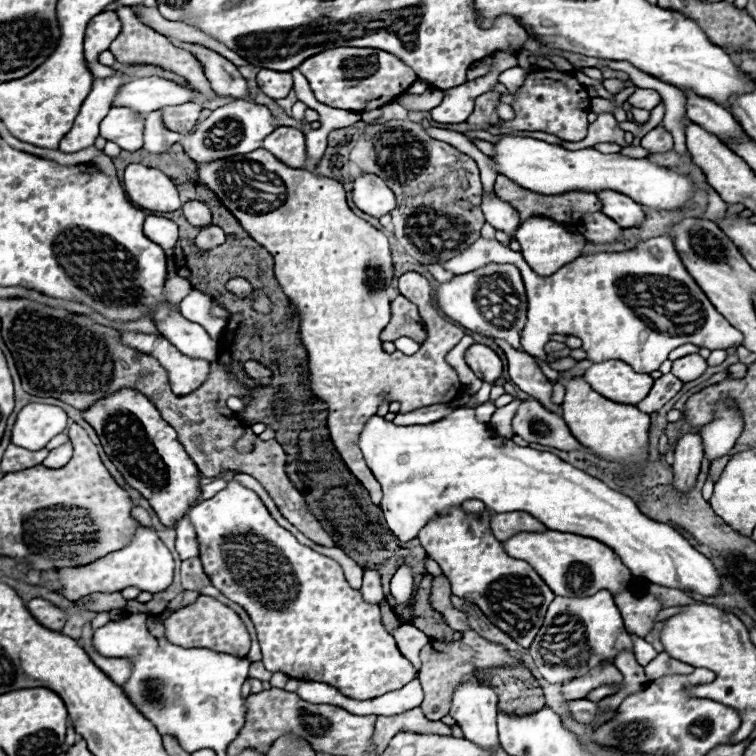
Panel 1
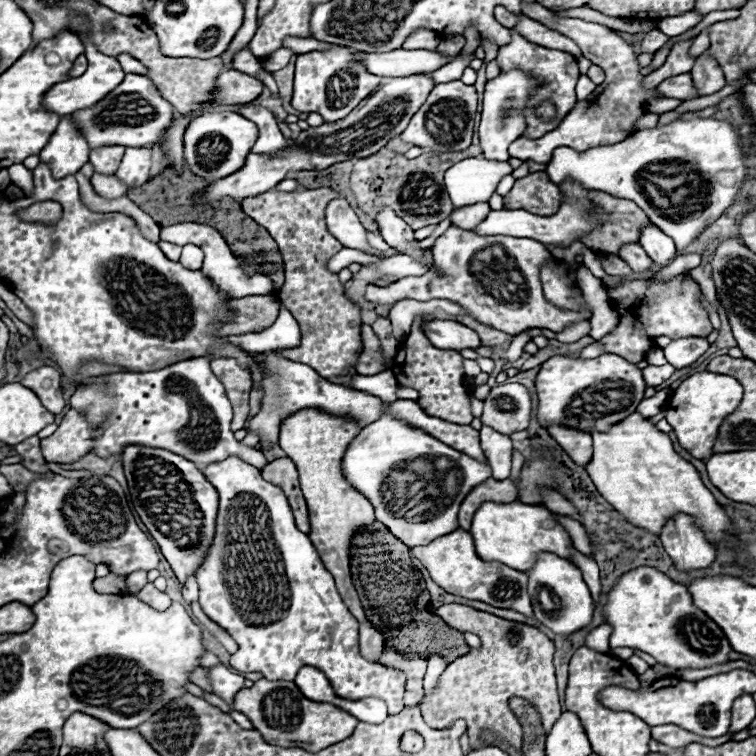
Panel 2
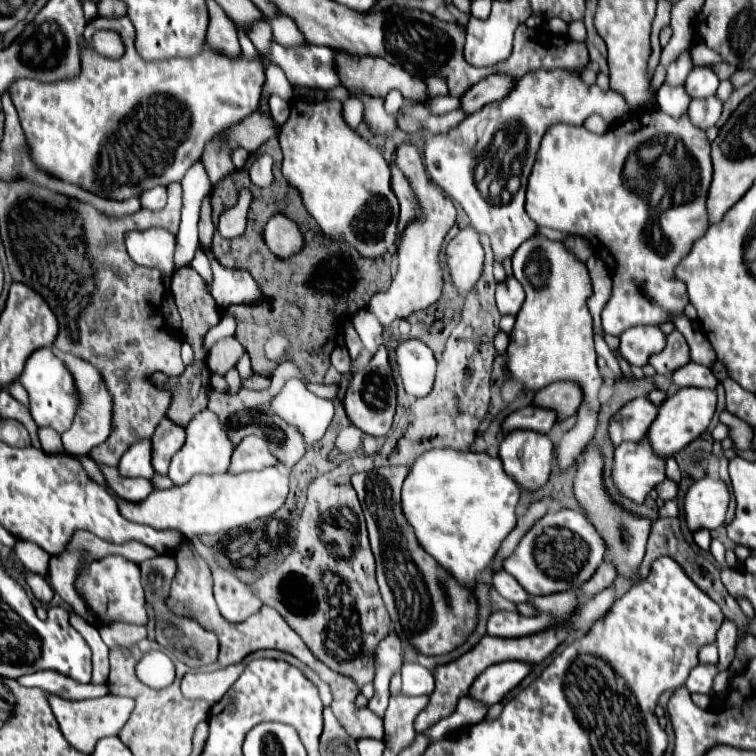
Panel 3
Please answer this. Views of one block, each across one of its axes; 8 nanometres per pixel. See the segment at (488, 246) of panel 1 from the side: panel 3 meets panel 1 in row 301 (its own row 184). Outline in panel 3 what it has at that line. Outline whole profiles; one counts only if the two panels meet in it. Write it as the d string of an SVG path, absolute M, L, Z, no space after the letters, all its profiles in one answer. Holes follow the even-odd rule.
M660 110L640 112L640 114L632 114L630 120L626 120L624 124L612 126L612 130L608 130L606 134L600 134L600 136L588 132L584 126L556 124L552 128L548 128L548 134L544 134L544 138L542 138L532 174L528 178L526 212L538 226L548 226L548 228L572 234L572 236L586 238L592 244L594 254L604 258L608 270L612 272L612 296L602 310L602 326L604 326L606 334L620 336L620 352L622 352L624 360L628 360L630 364L644 366L652 354L656 354L664 348L662 330L658 326L640 326L640 324L674 322L674 316L680 316L688 304L686 286L674 278L674 268L690 252L692 244L704 236L704 232L708 228L706 192L708 192L710 180L712 180L710 142L706 138L704 130L690 124L688 116L682 116L676 120ZM644 144L652 144L654 150L660 150L664 146L674 146L670 150L670 158L676 164L674 170L664 168L664 170L656 172L654 176L650 176L650 180L646 184L626 182L623 185L622 171L625 162L636 162L638 150Z

